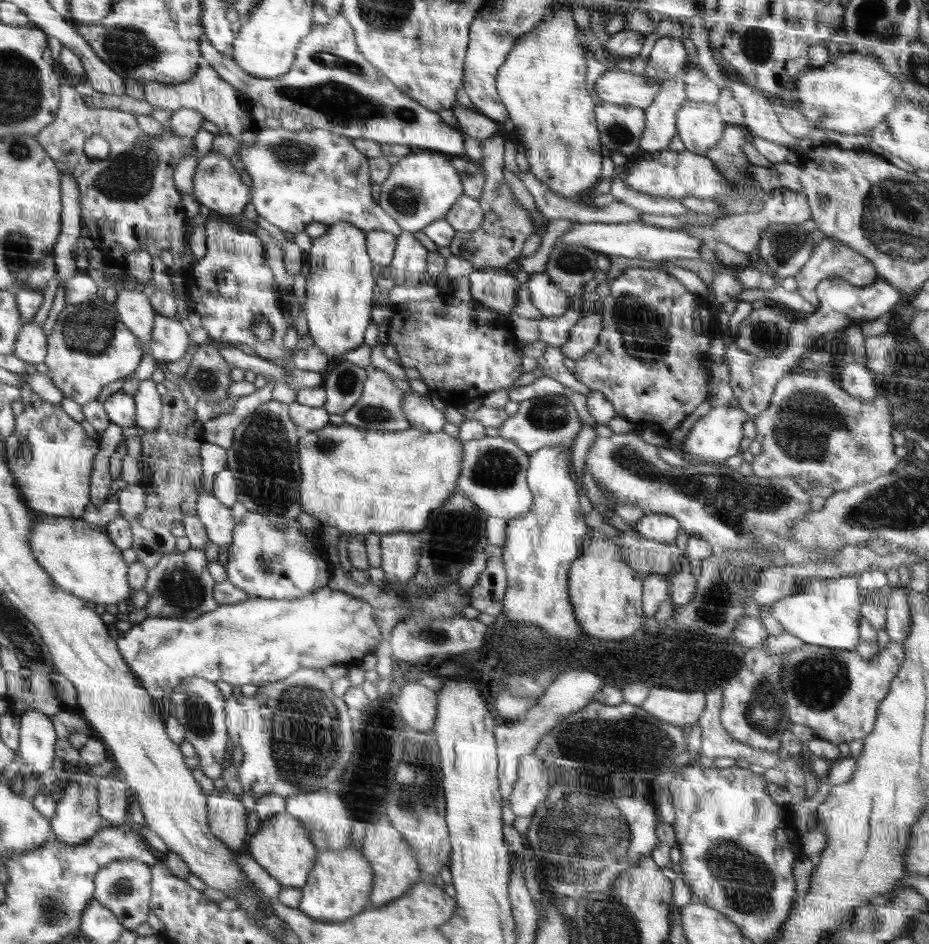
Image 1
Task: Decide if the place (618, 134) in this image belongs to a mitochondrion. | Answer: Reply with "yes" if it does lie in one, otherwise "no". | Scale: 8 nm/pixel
yes

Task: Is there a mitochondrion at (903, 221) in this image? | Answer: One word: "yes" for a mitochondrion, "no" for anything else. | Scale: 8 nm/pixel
yes

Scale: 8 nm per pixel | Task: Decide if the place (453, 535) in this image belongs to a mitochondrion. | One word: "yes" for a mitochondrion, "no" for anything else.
yes

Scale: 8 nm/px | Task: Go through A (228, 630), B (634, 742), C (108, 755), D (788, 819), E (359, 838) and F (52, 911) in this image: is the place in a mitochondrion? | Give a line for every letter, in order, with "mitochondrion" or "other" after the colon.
A: mitochondrion
B: mitochondrion
C: other
D: other
E: other
F: mitochondrion

